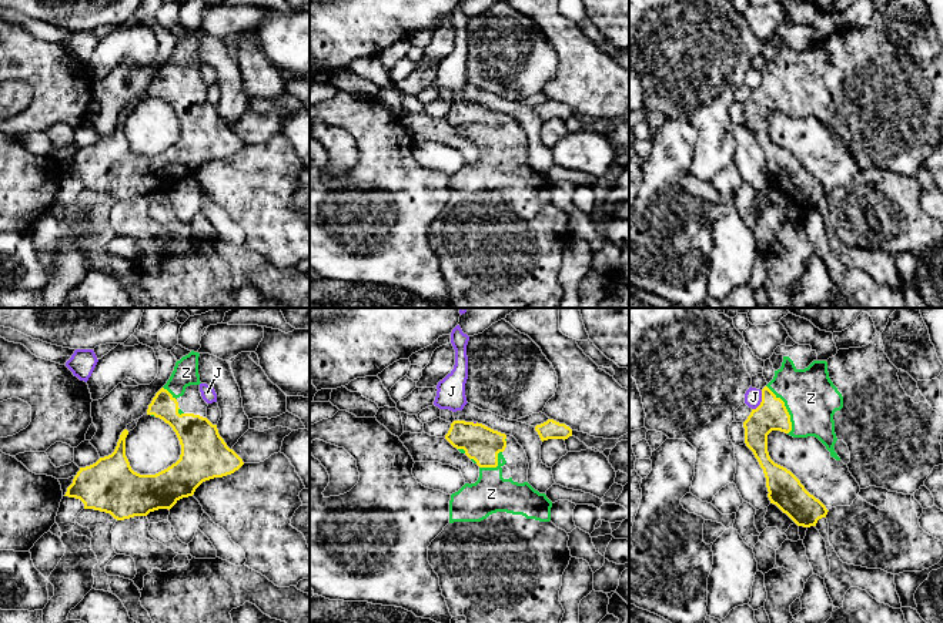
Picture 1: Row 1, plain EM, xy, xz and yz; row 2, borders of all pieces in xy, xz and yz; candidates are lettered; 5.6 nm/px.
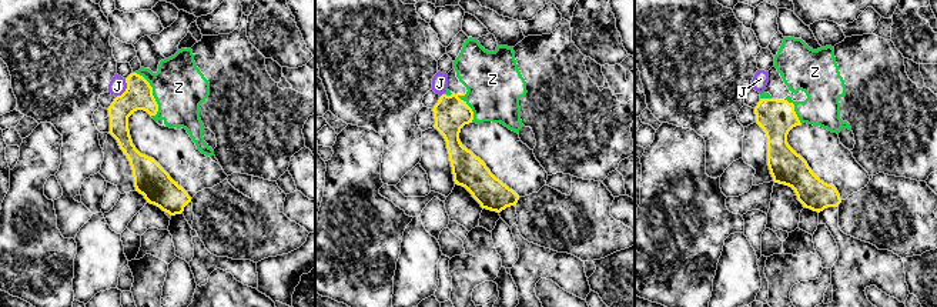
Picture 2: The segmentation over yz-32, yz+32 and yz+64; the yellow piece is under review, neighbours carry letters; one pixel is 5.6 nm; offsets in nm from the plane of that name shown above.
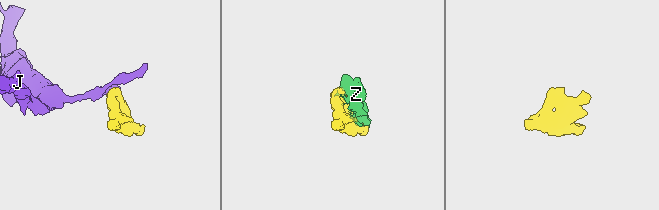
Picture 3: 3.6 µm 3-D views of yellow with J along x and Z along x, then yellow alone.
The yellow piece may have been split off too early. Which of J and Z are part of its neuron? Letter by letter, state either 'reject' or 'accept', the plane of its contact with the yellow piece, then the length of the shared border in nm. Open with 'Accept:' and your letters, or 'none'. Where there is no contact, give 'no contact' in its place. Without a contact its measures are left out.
Accept: Z
J: reject | yz | 130 nm
Z: accept | yz | 300 nm

